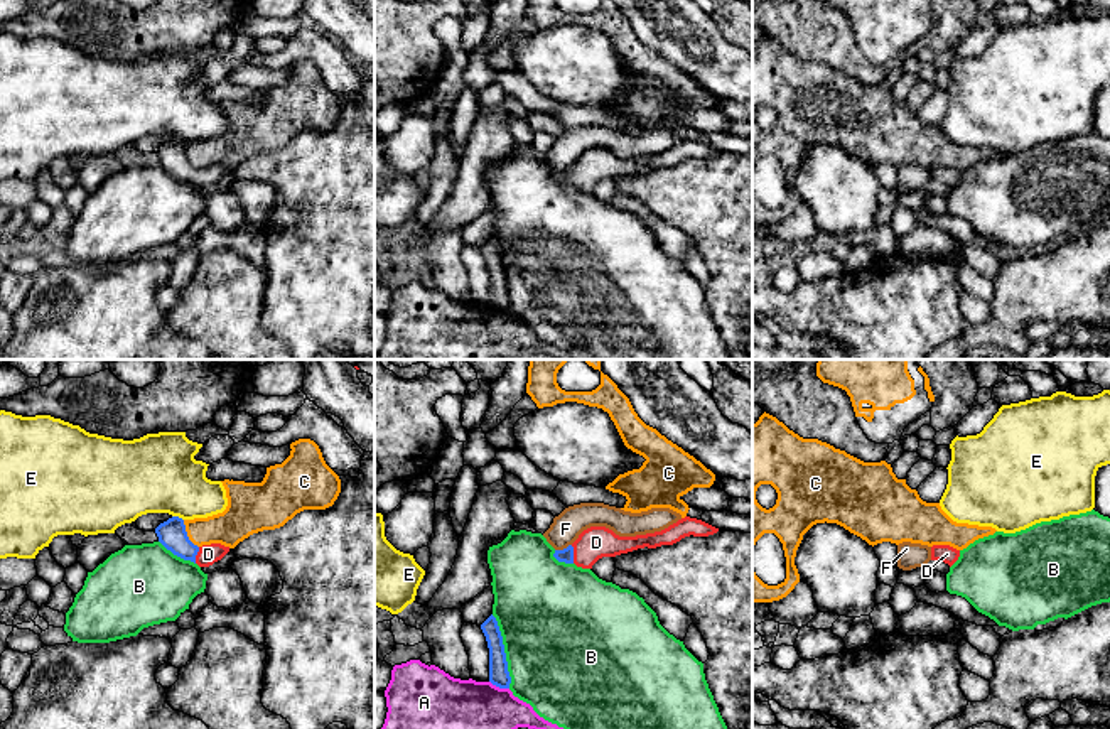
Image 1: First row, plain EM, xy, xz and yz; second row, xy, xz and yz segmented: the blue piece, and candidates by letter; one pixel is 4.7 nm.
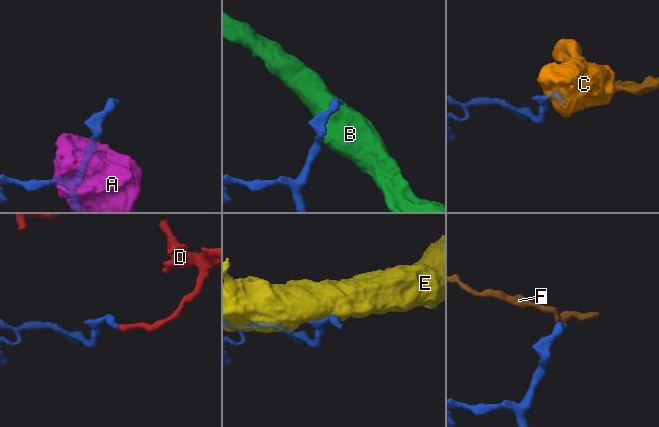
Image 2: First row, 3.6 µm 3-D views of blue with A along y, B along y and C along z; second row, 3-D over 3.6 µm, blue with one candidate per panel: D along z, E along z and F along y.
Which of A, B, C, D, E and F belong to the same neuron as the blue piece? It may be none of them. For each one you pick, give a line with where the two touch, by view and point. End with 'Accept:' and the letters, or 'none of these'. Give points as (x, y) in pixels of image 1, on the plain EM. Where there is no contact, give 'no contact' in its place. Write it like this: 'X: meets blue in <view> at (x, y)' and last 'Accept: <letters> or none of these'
D: meets blue in xz at (572, 176)
Accept: D

